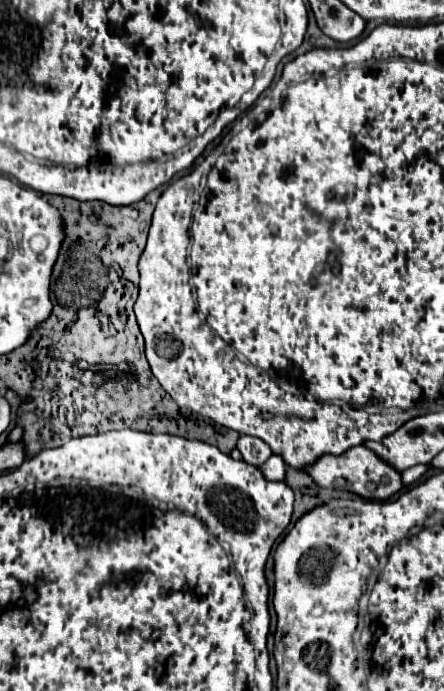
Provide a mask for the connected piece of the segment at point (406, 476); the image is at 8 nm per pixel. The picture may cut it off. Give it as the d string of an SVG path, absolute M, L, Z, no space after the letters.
M419 464L408 468L407 470L401 473L403 485L407 486L415 483L427 471L427 469L428 466L426 464Z

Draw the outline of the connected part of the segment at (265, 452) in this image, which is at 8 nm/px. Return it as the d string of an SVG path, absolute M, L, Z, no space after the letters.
M241 435L238 439L238 450L246 462L260 466L272 455L270 447L259 438Z

